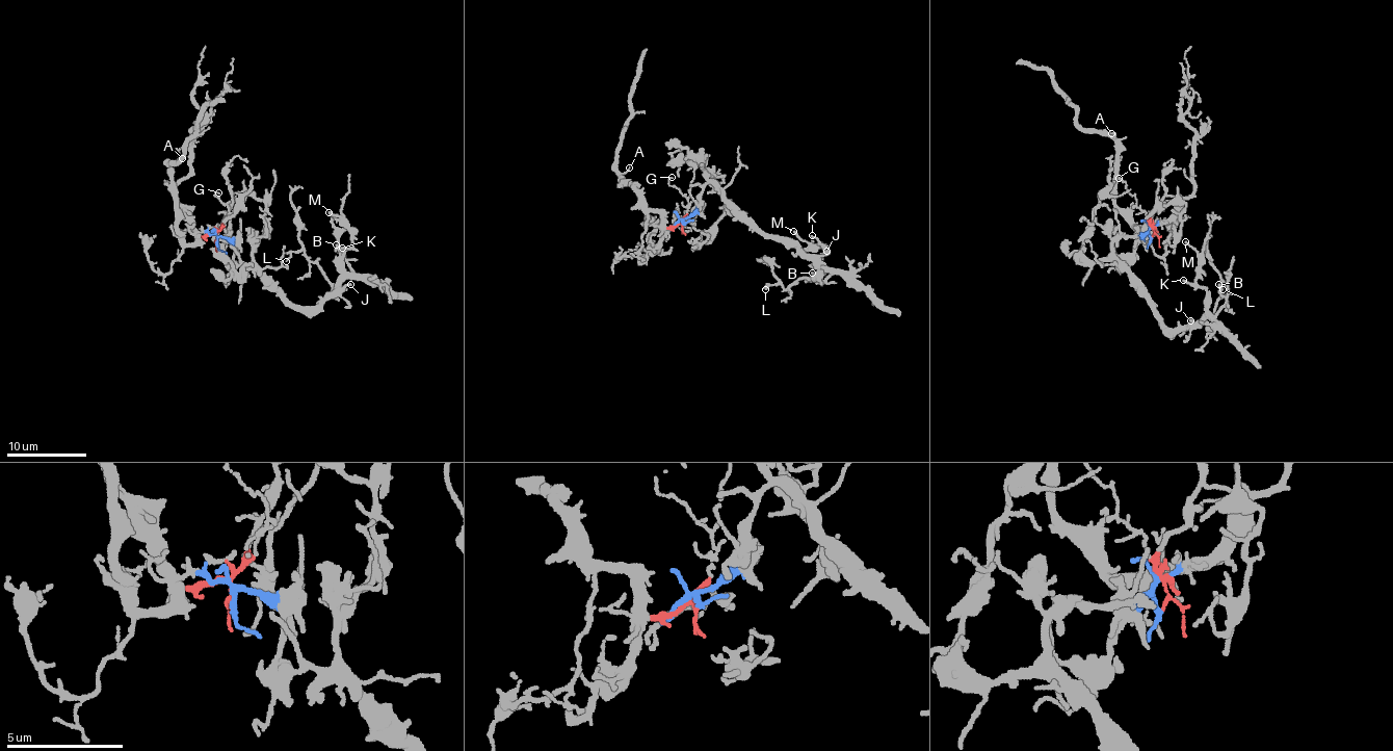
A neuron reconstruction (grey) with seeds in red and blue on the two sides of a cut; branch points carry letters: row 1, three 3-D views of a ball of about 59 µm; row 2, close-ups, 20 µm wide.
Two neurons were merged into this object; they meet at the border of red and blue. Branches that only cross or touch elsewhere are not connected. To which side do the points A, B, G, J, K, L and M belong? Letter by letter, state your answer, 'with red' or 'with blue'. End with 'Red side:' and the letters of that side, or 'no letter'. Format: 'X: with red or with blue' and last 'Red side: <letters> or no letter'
A: with red
B: with blue
G: with red
J: with blue
K: with blue
L: with blue
M: with blue
Red side: A, G

